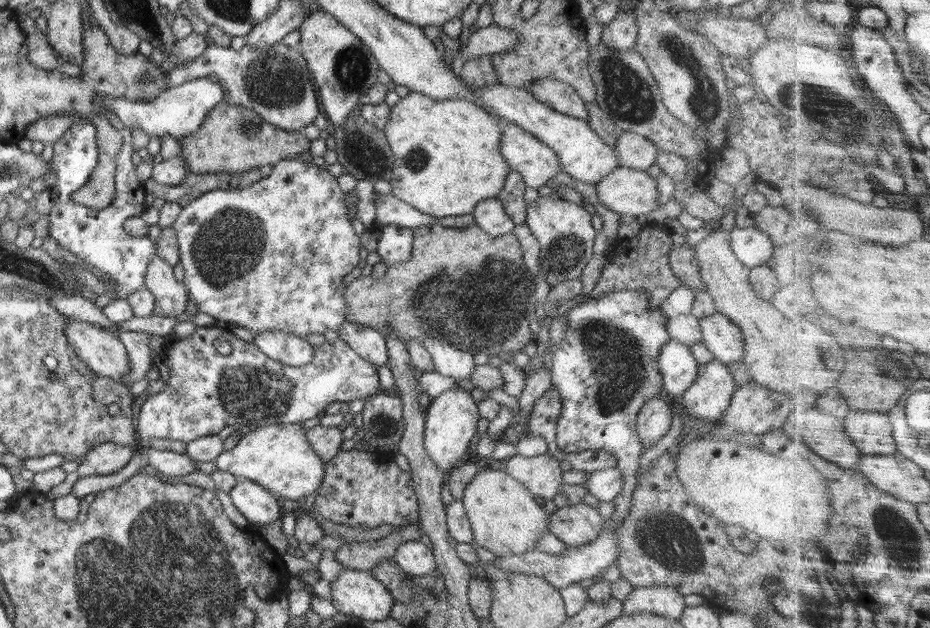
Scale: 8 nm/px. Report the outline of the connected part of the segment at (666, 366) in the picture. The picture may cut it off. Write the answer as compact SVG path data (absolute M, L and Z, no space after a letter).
M670 339L660 349L658 368L667 397L682 394L694 382L698 362L685 344Z

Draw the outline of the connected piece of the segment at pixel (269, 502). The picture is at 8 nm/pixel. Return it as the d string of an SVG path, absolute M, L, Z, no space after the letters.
M239 478L229 495L238 512L241 512L246 517L246 520L254 526L268 526L283 515L281 505L284 502L253 480Z

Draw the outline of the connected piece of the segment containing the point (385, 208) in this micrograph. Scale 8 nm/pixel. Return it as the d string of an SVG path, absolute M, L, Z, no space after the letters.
M376 192L374 200L376 200L375 206L377 208L375 222L378 227L392 224L415 232L420 227L436 222L436 218L410 207L409 204L393 194L382 195Z

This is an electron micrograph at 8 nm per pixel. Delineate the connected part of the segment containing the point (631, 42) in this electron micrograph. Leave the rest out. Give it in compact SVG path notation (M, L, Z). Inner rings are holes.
M634 12L616 13L614 19L603 26L601 42L619 51L634 50L638 27Z

